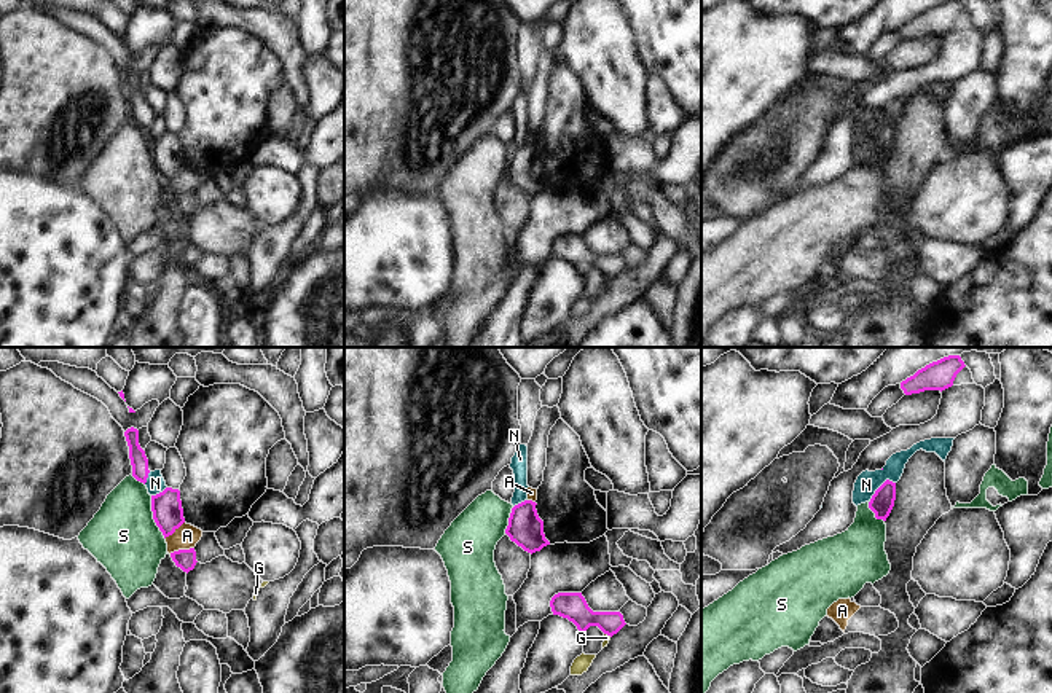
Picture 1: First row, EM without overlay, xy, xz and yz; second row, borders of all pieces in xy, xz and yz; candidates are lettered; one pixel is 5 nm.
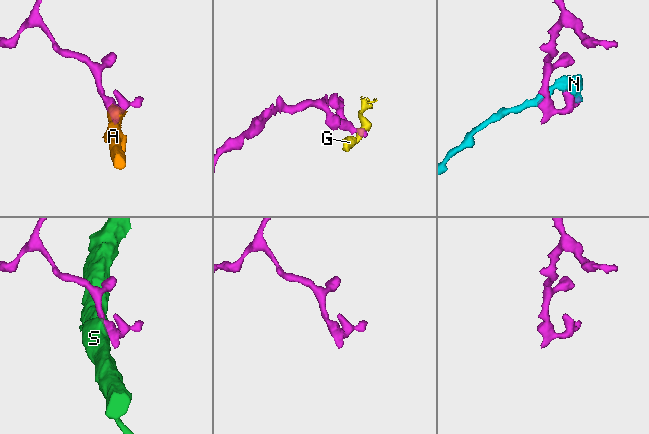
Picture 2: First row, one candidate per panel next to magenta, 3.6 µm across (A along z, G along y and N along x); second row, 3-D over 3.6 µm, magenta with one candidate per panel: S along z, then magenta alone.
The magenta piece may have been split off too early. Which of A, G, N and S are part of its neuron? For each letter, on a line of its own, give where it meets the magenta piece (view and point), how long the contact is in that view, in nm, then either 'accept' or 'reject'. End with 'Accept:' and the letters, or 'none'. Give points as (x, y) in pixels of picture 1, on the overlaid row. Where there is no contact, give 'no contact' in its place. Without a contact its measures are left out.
A: xy (180, 550) | 130 nm | reject
G: xz (608, 634) | 40 nm | reject
N: yz (880, 486) | 160 nm | reject
S: xy (153, 518) | 240 nm | reject
Accept: none

